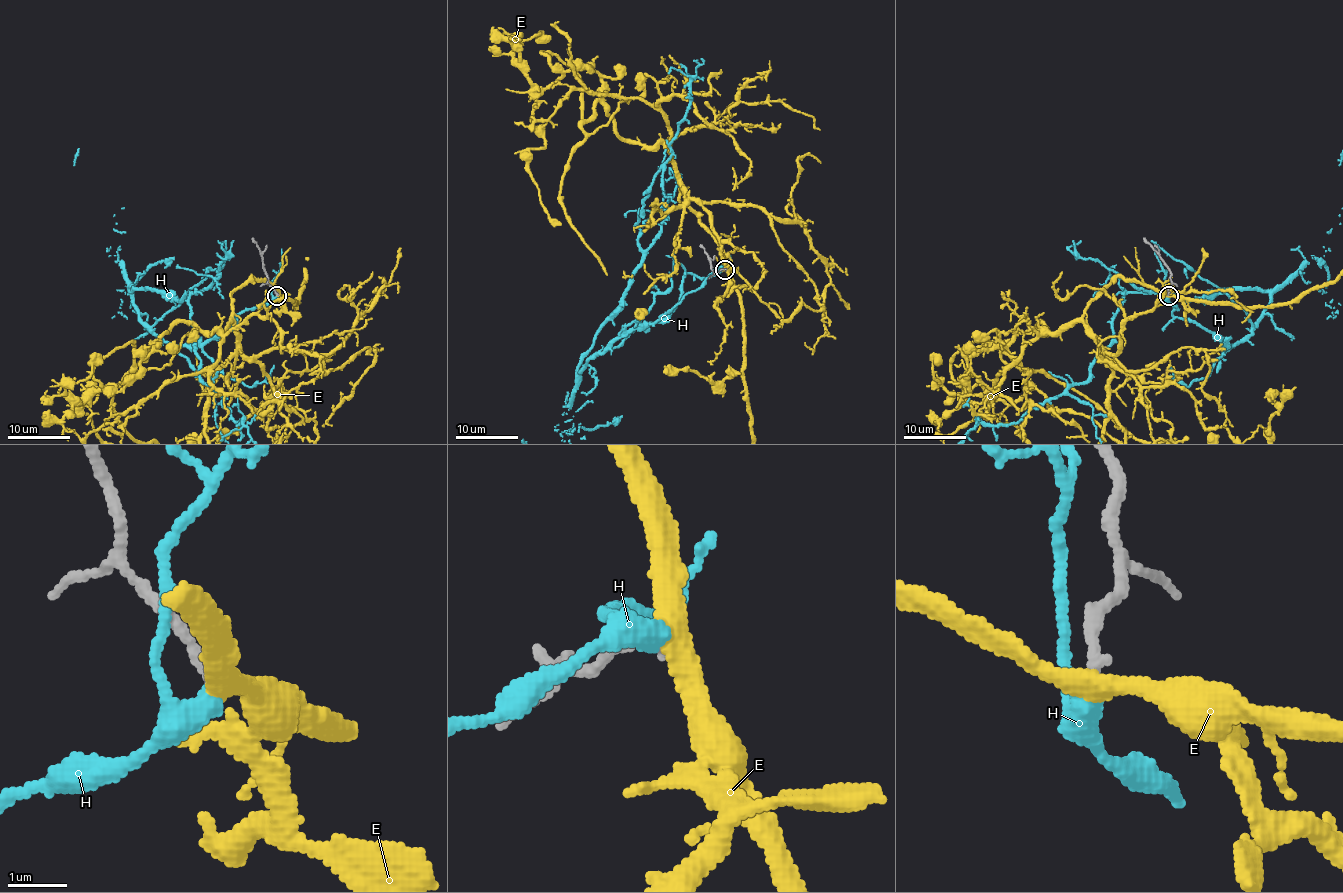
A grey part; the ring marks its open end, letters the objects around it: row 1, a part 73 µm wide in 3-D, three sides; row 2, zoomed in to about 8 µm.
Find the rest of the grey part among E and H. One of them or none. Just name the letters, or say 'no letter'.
H

